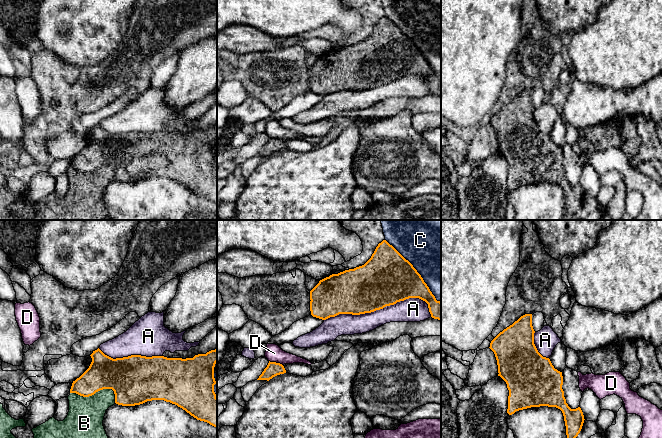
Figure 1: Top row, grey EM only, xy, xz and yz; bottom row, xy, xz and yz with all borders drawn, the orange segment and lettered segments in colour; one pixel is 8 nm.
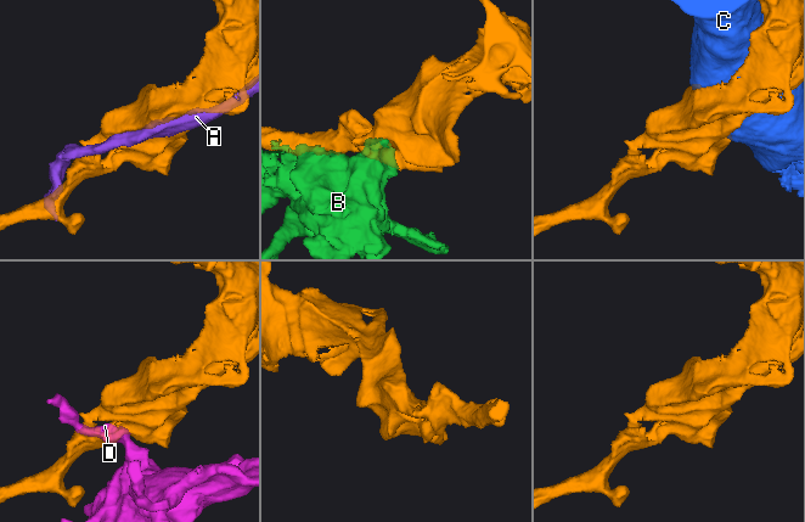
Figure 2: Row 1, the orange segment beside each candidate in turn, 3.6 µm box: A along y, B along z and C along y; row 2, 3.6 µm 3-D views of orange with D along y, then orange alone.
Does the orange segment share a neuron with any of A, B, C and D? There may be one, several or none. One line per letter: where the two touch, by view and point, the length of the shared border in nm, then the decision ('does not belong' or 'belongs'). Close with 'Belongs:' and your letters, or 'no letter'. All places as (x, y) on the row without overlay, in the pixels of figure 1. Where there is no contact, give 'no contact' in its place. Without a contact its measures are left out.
A: contact xz (380, 84); length 850 nm; does not belong
B: contact xy (97, 167); length 380 nm; does not belong
C: contact xz (416, 47); length 700 nm; does not belong
D: contact xz (275, 138); length 120 nm; does not belong
Belongs: no letter

